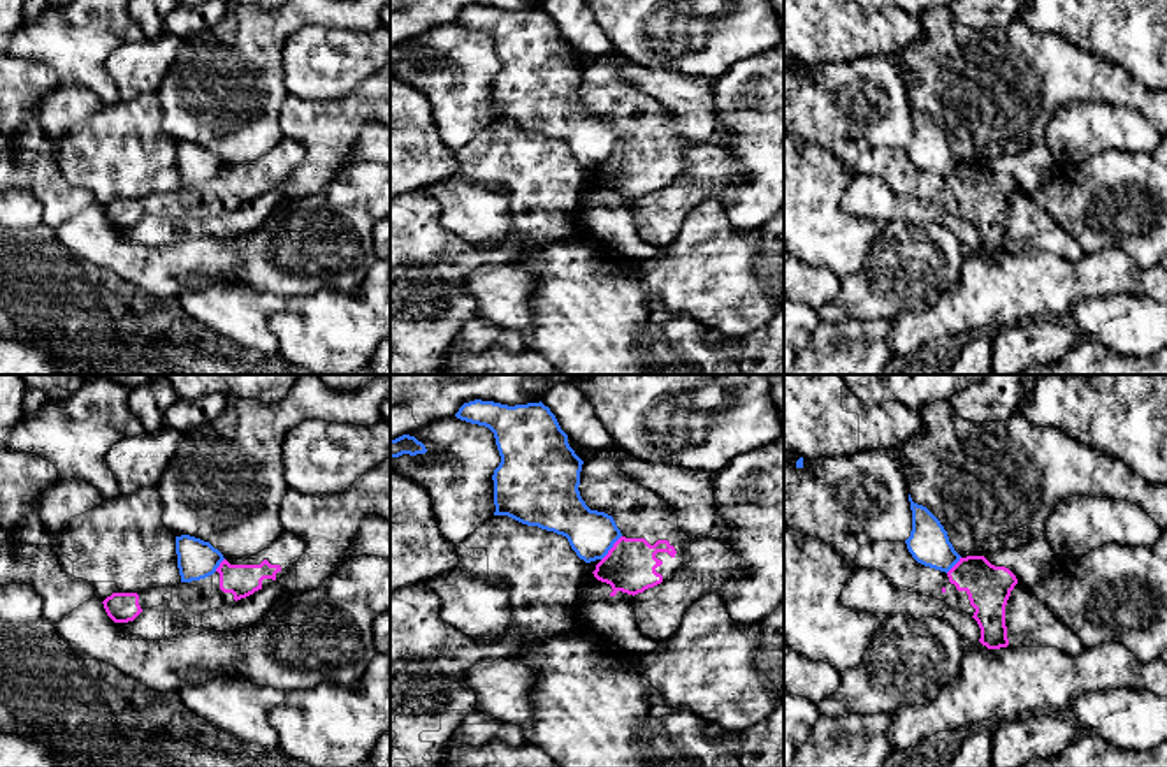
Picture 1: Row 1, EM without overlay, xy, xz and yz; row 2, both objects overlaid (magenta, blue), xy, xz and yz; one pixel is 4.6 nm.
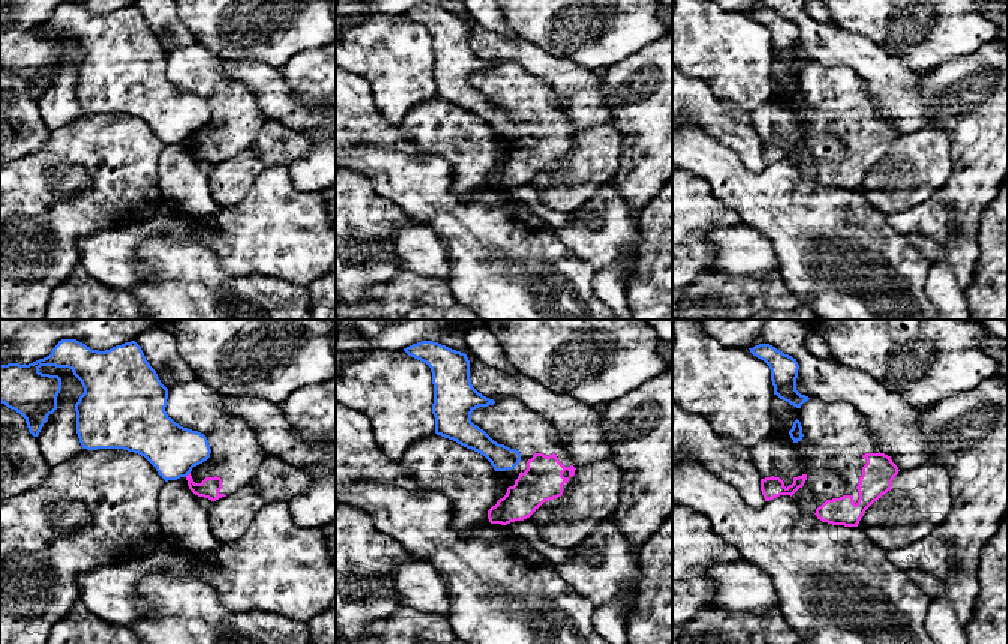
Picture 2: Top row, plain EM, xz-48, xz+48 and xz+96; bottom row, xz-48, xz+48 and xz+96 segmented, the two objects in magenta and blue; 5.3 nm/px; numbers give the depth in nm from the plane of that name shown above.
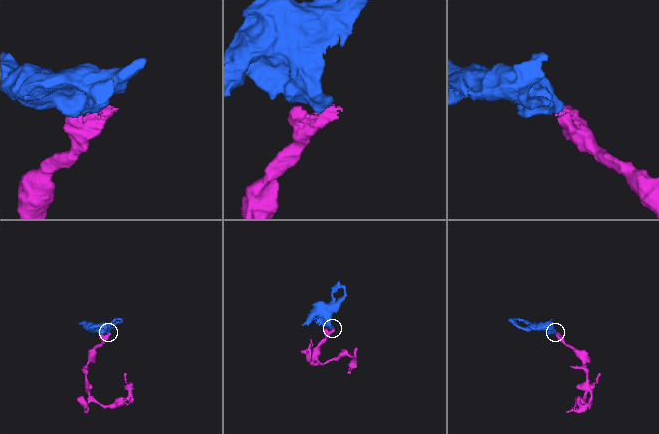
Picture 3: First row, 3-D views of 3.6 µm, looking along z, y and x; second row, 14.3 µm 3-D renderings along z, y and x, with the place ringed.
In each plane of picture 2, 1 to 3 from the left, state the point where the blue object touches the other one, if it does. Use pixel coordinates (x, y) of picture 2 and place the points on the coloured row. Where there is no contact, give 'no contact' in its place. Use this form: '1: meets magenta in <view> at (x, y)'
1: meets magenta in xz-48 at (188, 475)
2: no contact
3: no contact

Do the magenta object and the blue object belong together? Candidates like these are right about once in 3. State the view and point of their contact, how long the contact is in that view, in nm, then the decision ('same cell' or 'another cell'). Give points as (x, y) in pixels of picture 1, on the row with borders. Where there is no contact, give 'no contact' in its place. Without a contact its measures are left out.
xz (612, 547) | 150 nm | another cell

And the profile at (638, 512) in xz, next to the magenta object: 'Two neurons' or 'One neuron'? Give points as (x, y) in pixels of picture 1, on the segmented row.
One neuron

